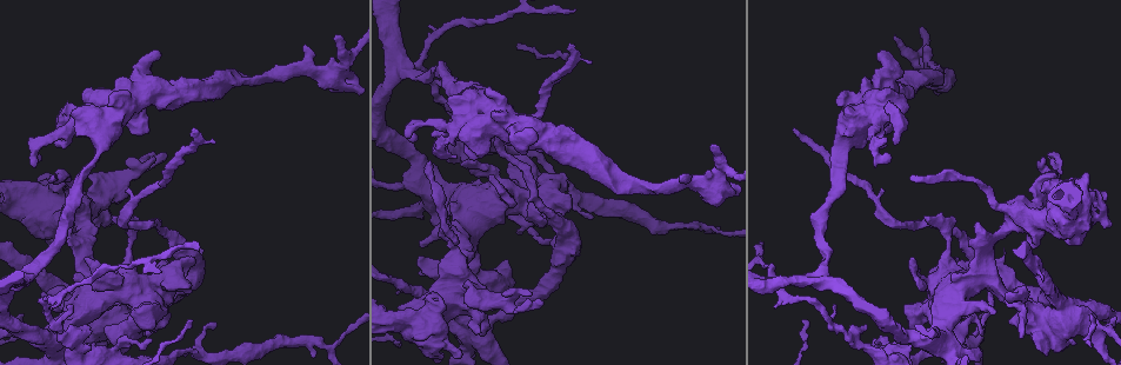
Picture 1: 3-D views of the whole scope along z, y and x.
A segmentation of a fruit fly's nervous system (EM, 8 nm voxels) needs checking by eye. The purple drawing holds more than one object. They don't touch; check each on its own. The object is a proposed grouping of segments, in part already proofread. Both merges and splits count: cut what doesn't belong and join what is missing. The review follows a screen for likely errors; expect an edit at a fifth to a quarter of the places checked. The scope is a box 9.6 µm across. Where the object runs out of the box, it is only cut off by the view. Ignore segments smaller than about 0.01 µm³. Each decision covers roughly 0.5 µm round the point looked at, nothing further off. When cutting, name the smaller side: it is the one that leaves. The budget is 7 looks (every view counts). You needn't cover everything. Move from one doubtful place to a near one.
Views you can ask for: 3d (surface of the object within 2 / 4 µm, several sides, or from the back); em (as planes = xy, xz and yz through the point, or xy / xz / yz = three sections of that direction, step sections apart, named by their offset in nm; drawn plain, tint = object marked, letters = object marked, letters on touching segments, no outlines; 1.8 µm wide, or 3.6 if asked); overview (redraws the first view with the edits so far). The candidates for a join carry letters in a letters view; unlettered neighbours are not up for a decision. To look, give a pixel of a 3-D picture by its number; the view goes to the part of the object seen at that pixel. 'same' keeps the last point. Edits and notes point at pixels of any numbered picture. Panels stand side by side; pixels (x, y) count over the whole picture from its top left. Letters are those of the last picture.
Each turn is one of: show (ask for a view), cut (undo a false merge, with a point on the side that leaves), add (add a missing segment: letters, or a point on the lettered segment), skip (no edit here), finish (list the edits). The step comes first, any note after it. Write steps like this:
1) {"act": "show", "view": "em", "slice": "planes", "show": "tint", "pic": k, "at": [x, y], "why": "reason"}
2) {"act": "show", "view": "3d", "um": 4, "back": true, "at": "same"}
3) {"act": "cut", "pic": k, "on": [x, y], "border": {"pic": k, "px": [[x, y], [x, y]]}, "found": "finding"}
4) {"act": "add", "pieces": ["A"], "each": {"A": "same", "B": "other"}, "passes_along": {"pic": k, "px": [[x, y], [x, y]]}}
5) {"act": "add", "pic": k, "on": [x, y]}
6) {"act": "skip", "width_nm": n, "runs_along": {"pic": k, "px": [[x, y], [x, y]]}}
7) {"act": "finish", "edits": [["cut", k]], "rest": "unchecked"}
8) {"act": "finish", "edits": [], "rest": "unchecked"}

{"act": "show", "view": "3d", "um": 2, "pic": 1, "at": [592, 62], "why": "branch stops here"}

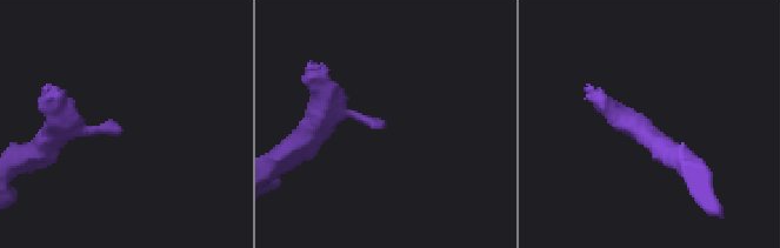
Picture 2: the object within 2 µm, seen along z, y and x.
{"act": "show", "view": "em", "slice": "planes", "show": "letters", "pic": 2, "at": [383, 126]}

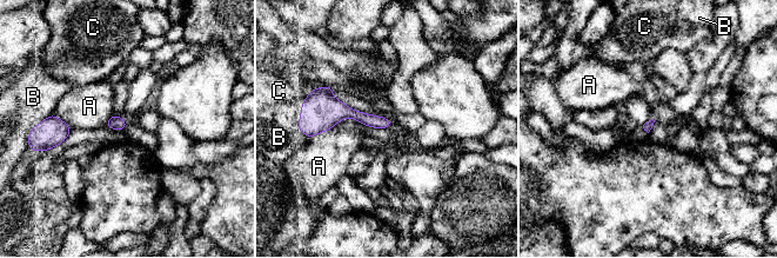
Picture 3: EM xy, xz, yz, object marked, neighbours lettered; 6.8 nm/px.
{"act": "skip", "longest_contact_nm": ["A", 400], "each": {"A": "other", "B": "other", "C": "other"}, "found": "none of them fits"}

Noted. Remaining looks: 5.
{"act": "show", "view": "em", "slice": "xz", "step": 4, "show": "letters", "pic": 1, "at": [1054, 178]}

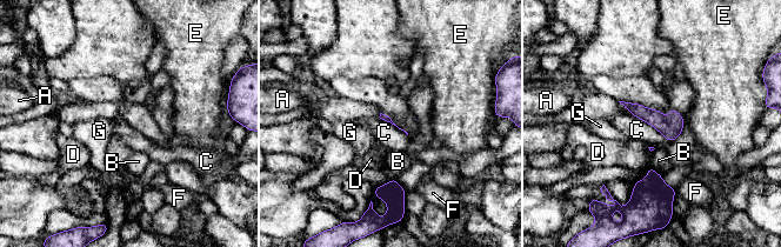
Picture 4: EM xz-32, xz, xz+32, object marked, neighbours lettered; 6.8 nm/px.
{"act": "skip", "each": {"A": "other", "B": "other", "C": "other", "D": "other", "E": "other", "F": "other", "G": "other"}, "runs_along": {"pic": 4, "px": [[627, 105], [663, 126], [680, 126]]}, "found": "no lettered segment goes on from it"}

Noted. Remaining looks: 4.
{"act": "show", "view": "em", "slice": "planes", "show": "letters", "pic": 1, "at": [421, 273], "why": "branch stops here"}

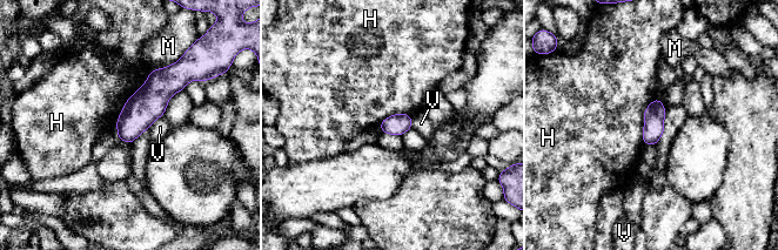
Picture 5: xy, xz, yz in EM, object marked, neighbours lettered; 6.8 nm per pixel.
{"act": "skip", "each": {"H": "other", "M": "other", "V": "other"}, "border": {"pic": 5, "px": [[656, 96], [644, 113], [642, 142]]}, "found": "no lettered segment goes on from it"}

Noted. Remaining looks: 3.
{"act": "finish", "edits": [], "rest": "unchecked"}

